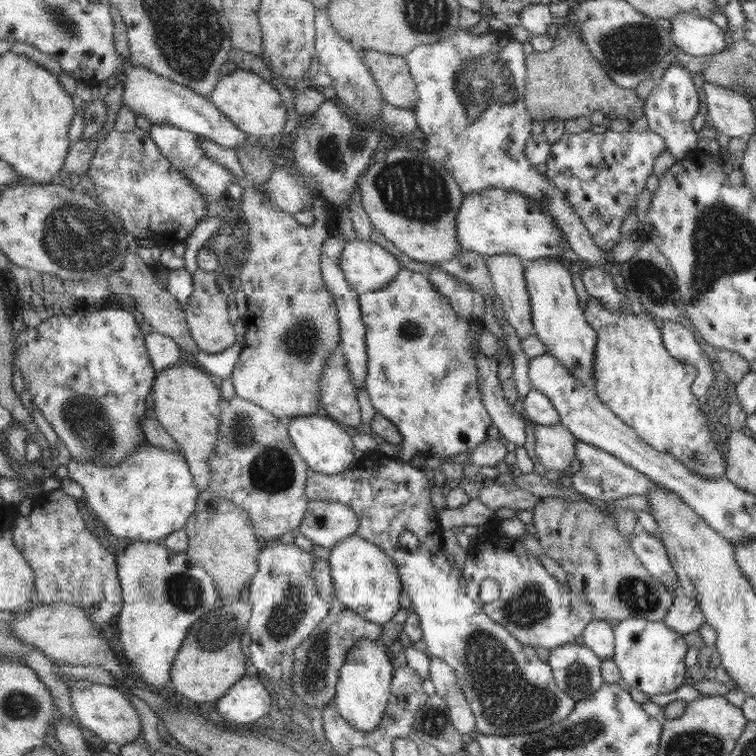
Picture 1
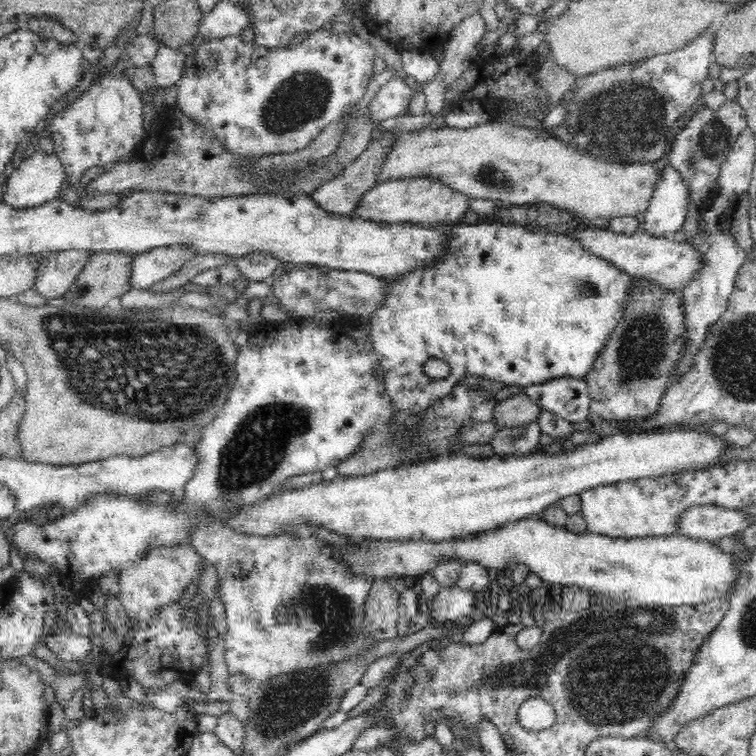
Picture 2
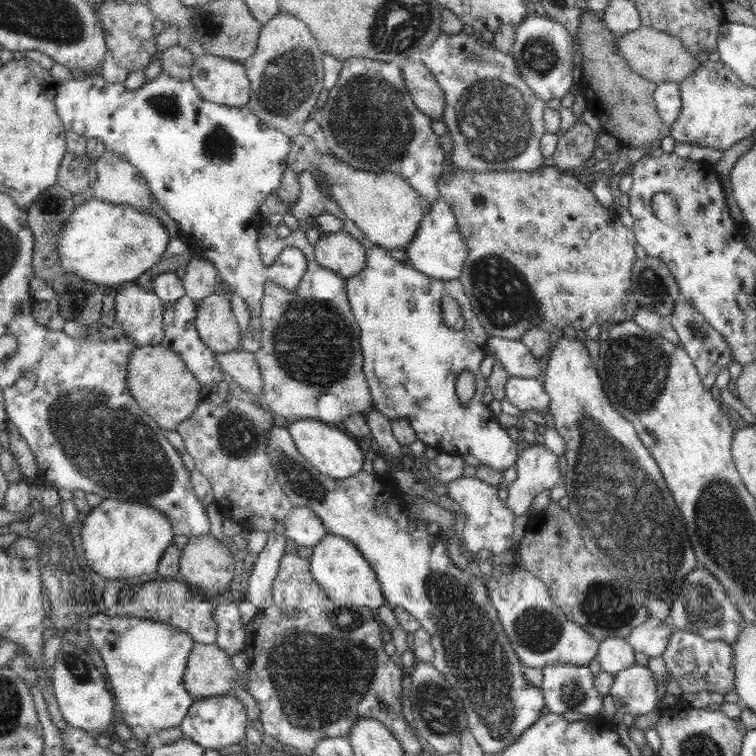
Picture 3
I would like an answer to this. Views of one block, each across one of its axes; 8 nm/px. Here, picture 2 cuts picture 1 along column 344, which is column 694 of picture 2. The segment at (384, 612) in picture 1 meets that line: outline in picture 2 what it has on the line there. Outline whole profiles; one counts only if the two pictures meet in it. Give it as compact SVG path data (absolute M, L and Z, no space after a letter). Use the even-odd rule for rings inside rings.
M530 515L526 518L521 518L518 522L512 522L506 524L506 526L495 527L494 530L484 530L479 531L478 534L467 535L466 538L458 539L446 539L440 540L440 542L431 542L429 539L374 539L374 538L360 538L352 539L352 546L338 546L338 544L330 544L326 546L331 551L331 560L339 561L339 568L343 568L347 574L350 574L352 577L364 577L368 581L371 581L372 584L375 581L386 581L392 582L395 584L401 584L403 578L420 578L426 575L427 573L432 573L432 570L437 569L438 566L444 564L445 561L460 561L463 565L468 564L468 562L475 562L480 566L484 566L489 570L502 570L506 566L514 566L515 564L524 564L528 566L529 572L534 572L537 574L544 583L559 584L562 587L566 585L578 585L584 589L588 589L593 597L591 598L592 604L599 604L600 602L610 601L618 602L620 600L620 592L628 592L628 596L640 596L642 594L642 588L644 588L644 602L648 604L654 604L658 602L660 606L690 606L698 602L708 602L708 600L720 598L720 596L728 595L730 596L733 592L733 586L735 580L739 575L739 567L735 566L734 563L734 554L724 552L718 544L705 542L705 541L694 541L694 539L685 538L676 533L670 535L662 536L646 536L644 538L610 538L602 534L592 534L588 531L578 534L577 532L567 530L565 527L560 526L551 526L546 519L538 518L538 515Z

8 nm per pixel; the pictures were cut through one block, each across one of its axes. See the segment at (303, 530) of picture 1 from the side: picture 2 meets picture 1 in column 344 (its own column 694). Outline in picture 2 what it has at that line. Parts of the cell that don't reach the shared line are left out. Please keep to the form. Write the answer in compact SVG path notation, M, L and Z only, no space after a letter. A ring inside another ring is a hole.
M696 505L687 507L678 516L678 524L676 524L676 534L685 538L694 539L694 541L705 541L718 544L723 538L734 537L739 533L743 533L751 524L748 517L751 511L729 510L715 505Z

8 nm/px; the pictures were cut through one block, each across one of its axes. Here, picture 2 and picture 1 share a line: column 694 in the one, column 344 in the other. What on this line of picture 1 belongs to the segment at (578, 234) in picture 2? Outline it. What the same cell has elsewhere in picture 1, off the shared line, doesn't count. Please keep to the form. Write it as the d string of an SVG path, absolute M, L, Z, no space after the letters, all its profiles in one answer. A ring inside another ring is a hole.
M363 239L348 241L339 264L353 290L360 295L383 289L403 270L390 251Z

